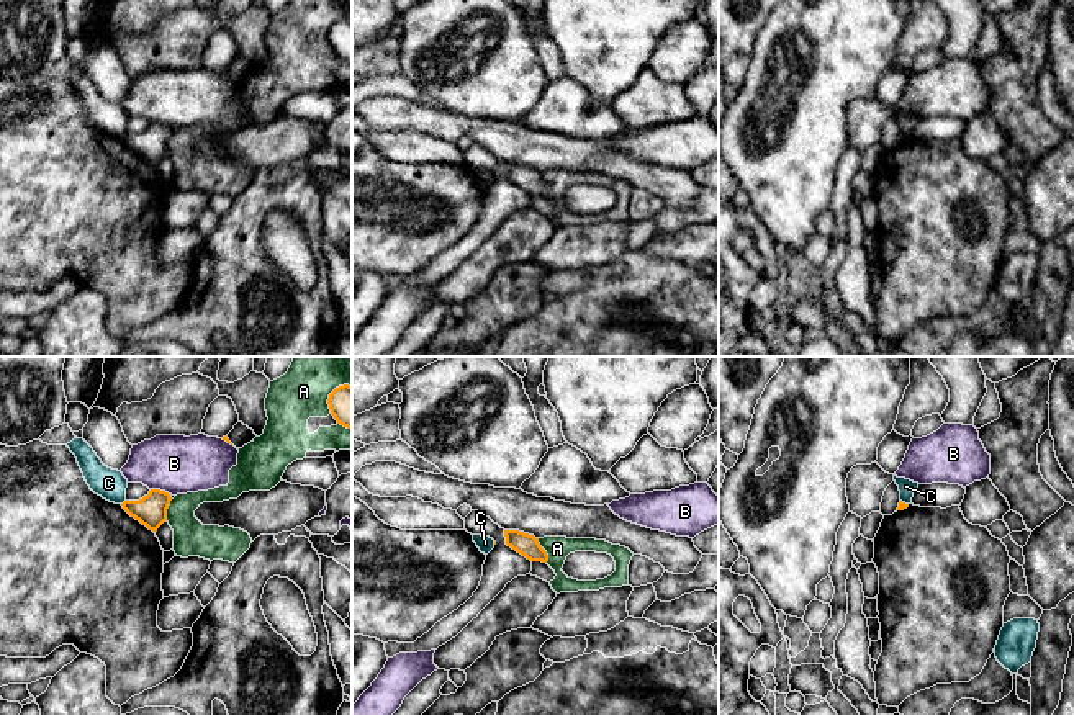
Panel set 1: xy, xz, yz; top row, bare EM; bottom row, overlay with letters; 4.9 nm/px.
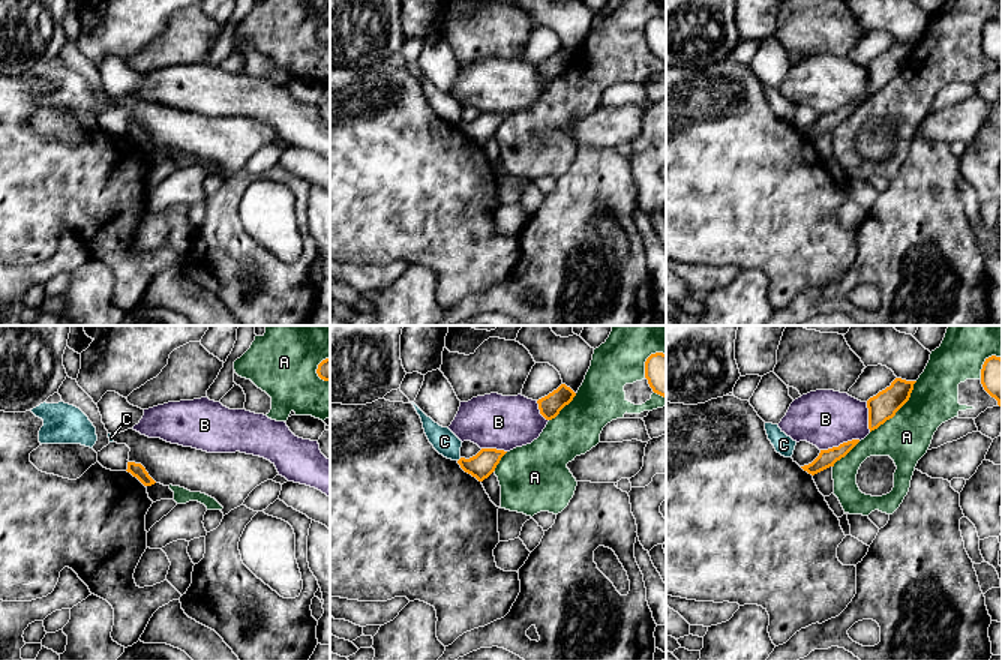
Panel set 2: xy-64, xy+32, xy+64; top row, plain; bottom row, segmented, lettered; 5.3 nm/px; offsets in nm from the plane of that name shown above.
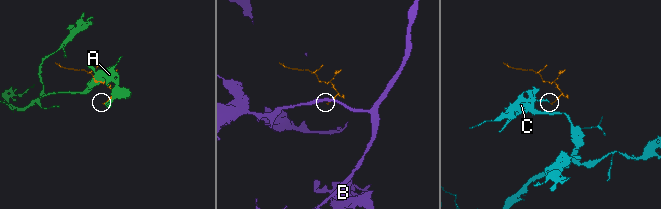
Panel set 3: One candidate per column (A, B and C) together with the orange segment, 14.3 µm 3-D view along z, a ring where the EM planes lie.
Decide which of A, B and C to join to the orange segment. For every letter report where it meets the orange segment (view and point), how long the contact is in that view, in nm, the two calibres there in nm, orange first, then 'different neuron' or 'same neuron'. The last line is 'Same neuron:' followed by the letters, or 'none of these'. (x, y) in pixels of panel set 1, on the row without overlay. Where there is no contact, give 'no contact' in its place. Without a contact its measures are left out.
A: meets orange in xz at (544, 184); contact 130 nm long; 110 nm thick on the orange side, 120 nm on the other; different neuron
B: meets orange in xy at (159, 123); contact 100 nm long; 160 nm thick on the orange side, 280 nm on the other; different neuron
C: meets orange in xy at (123, 136); contact 40 nm long; 160 nm thick on the orange side, 150 nm on the other; different neuron
Same neuron: none of these

